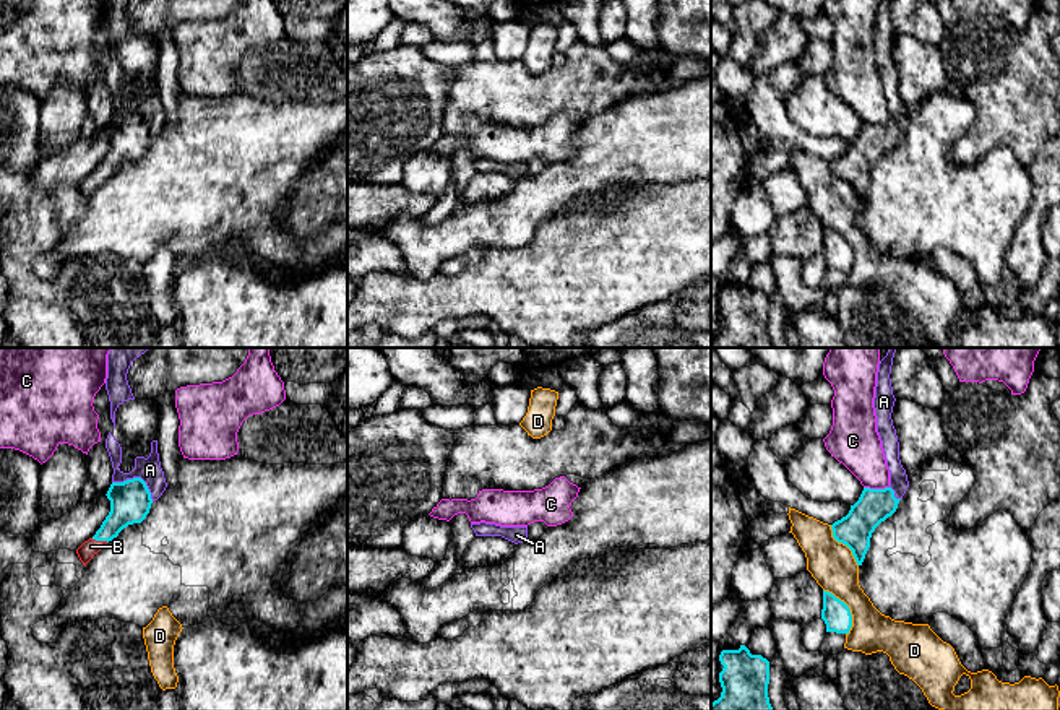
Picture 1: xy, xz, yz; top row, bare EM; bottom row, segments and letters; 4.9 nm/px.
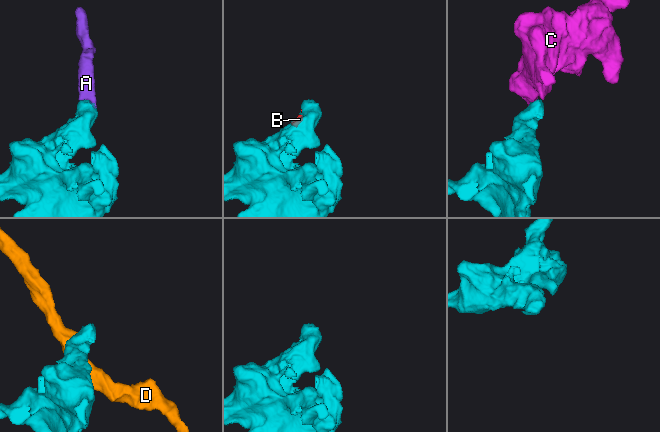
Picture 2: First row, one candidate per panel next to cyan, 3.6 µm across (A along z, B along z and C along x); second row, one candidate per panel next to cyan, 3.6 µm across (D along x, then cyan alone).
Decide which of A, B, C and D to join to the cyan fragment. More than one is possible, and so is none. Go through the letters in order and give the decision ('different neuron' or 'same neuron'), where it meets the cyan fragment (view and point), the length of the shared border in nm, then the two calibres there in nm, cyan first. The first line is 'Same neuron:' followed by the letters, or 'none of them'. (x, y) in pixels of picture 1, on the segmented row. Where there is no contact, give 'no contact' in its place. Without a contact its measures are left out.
Same neuron: A, B
A: same neuron | xy (138, 478) | 220 nm | 200/120 nm
B: same neuron | xy (99, 540) | 90 nm | 200/80 nm
C: different neuron | yz (875, 489) | 120 nm | 170/240 nm
D: different neuron | yz (848, 608) | 260 nm | 140/220 nm

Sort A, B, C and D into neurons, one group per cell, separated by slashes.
A B / C / D

